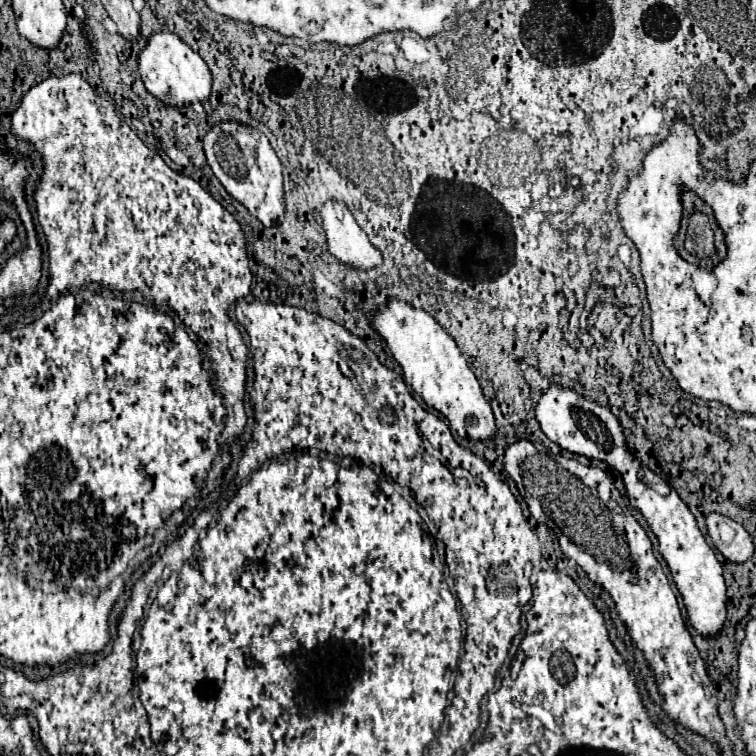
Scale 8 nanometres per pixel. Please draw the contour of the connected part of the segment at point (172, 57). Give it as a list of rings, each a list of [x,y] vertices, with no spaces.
[[[156,32],[148,38],[148,46],[138,56],[138,70],[146,90],[166,106],[184,108],[210,98],[212,74],[206,62],[172,32]]]

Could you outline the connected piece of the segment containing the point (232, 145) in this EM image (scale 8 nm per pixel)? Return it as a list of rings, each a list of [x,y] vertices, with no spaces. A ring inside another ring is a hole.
[[[238,122],[216,124],[204,136],[204,152],[214,176],[222,182],[226,192],[248,208],[264,226],[272,228],[284,216],[284,186],[282,186],[282,164],[272,150],[268,138],[254,128]]]

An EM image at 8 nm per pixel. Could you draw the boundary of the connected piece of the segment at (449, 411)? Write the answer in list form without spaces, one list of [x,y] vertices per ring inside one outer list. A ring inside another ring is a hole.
[[[390,298],[390,302],[380,308],[374,316],[376,332],[388,342],[394,358],[404,370],[404,380],[414,388],[414,392],[432,408],[442,412],[450,428],[460,438],[470,440],[492,440],[496,436],[496,422],[490,402],[484,398],[480,382],[468,368],[466,358],[458,350],[452,336],[424,310],[416,310],[406,302]]]

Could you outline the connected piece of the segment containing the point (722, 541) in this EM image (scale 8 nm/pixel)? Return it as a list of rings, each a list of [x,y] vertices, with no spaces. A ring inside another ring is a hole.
[[[710,514],[706,518],[706,528],[712,544],[730,560],[730,562],[746,562],[754,554],[752,536],[744,530],[742,524],[734,522],[722,514]]]

